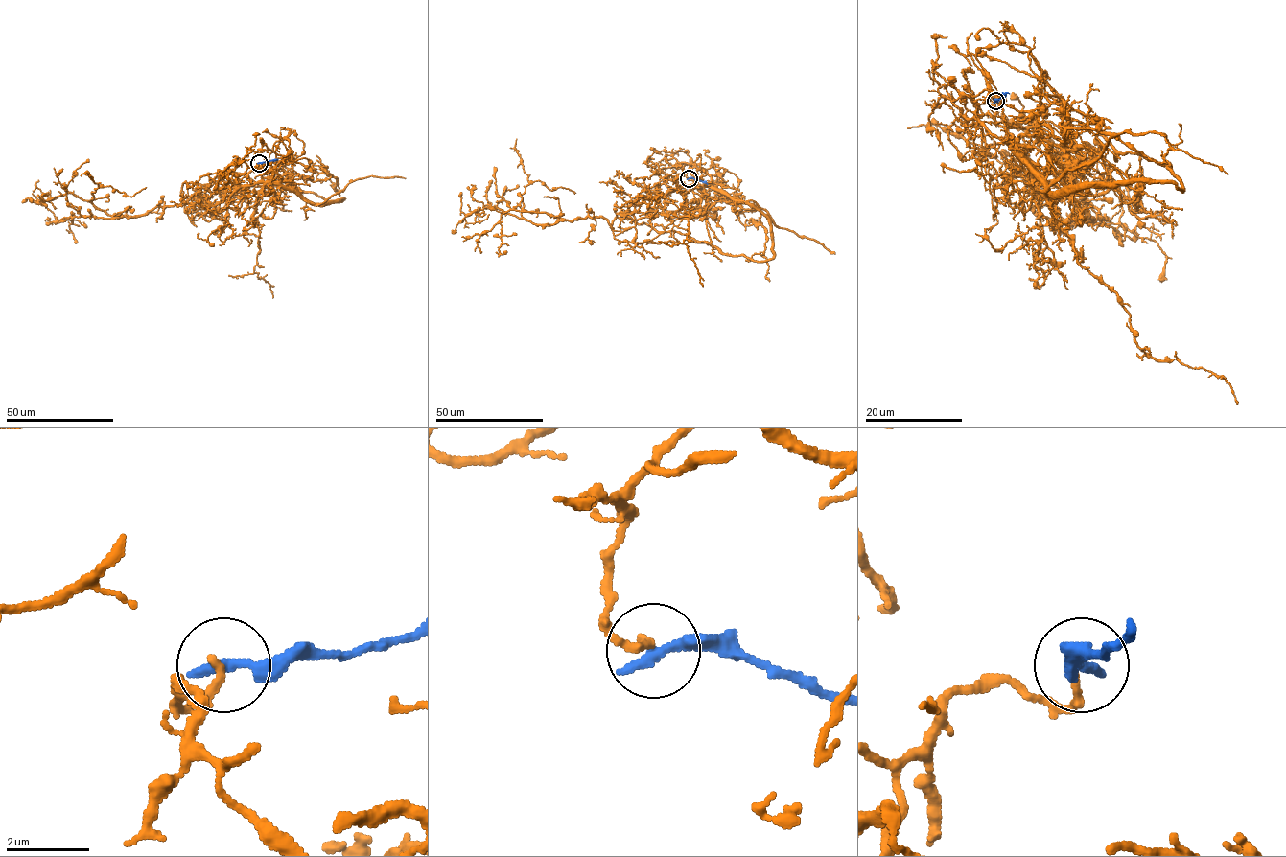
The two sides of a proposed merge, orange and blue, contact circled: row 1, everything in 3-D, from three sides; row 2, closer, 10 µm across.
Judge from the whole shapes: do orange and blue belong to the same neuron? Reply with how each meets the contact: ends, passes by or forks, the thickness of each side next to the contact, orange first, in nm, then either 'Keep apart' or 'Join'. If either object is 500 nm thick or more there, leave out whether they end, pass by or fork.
At the ring orange ends. At the ring blue ends. Thickness 200 nm (orange) against 320 nm. Keep apart

